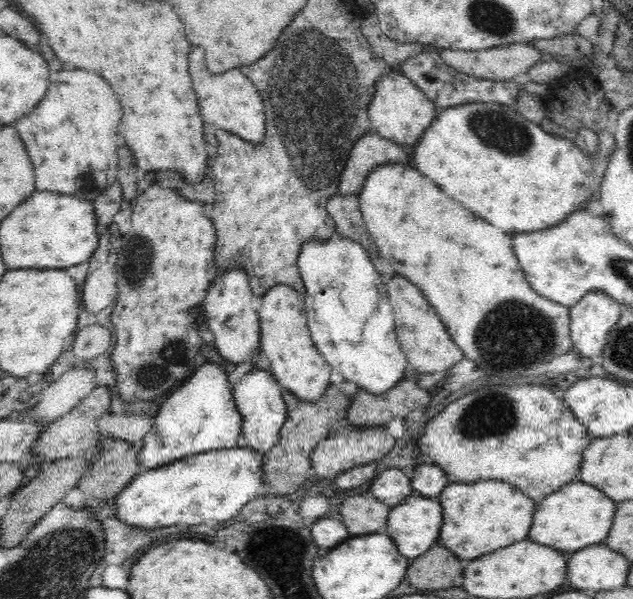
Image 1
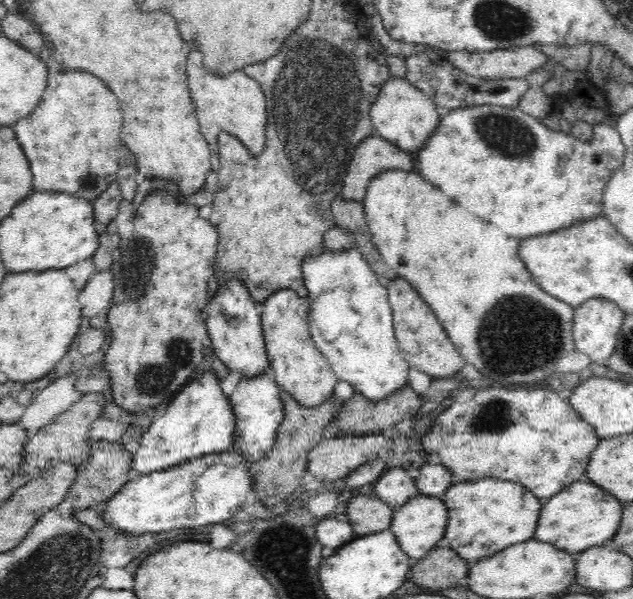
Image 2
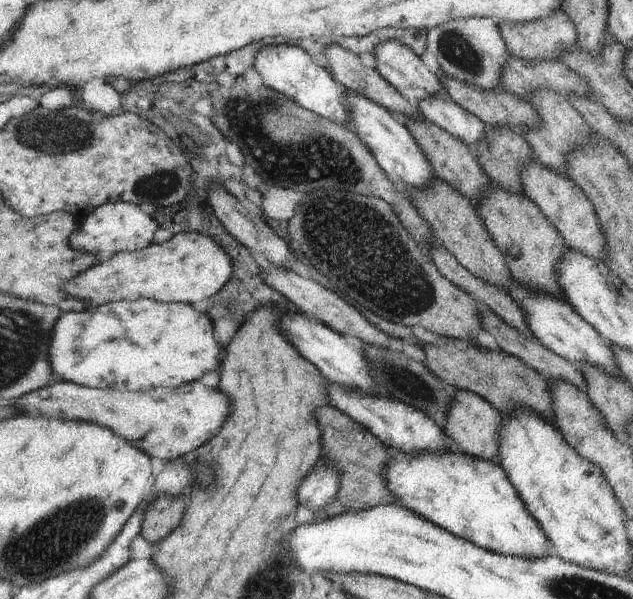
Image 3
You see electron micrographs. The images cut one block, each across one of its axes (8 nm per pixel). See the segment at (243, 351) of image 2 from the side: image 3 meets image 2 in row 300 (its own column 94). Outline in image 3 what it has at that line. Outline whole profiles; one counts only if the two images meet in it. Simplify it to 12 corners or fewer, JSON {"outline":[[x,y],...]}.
{"outline":[[128,202],[96,208],[72,246],[99,258],[152,245],[160,228]]}

